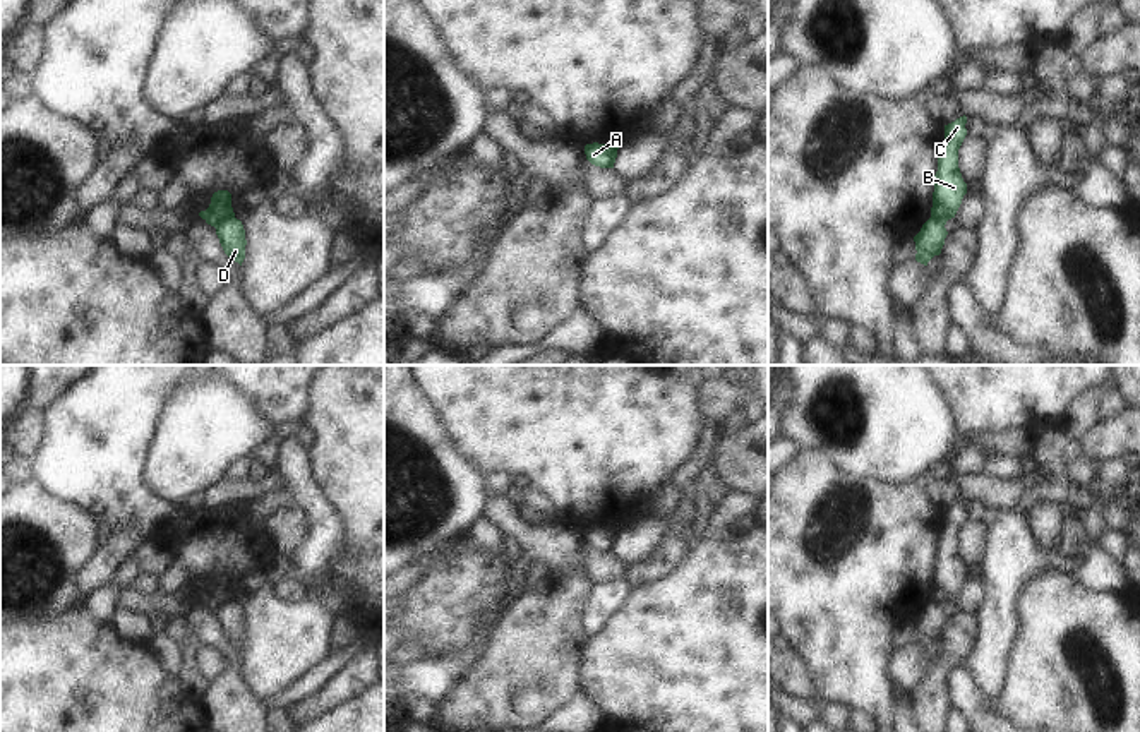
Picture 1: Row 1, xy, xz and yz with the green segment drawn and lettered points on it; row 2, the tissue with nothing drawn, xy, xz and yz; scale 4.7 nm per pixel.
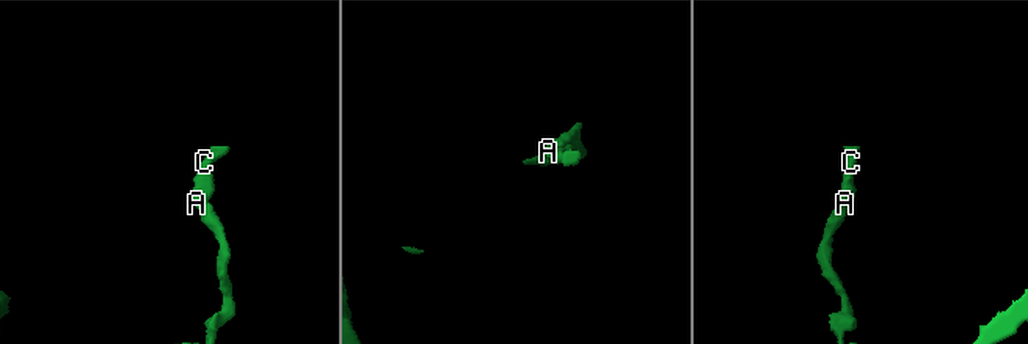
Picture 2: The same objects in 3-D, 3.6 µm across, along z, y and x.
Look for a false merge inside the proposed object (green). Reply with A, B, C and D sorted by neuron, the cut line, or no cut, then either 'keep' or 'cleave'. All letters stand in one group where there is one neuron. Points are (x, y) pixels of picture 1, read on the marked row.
A B C / D | xy (234, 215), (215, 227) | cleave

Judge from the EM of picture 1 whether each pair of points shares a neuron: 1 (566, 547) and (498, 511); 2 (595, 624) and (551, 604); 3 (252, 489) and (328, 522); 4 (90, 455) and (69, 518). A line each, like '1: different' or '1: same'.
1: same
2: different
3: different
4: different

